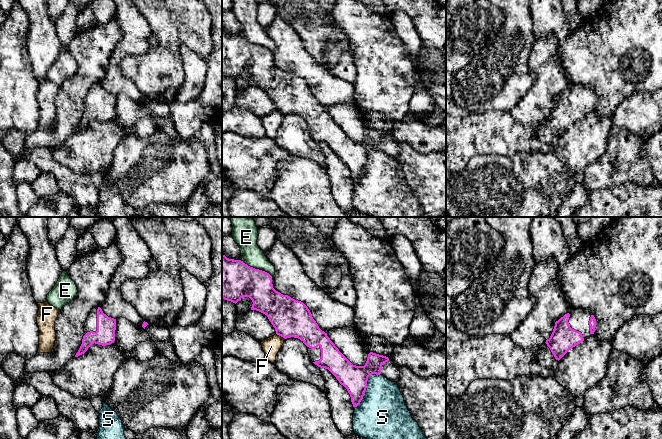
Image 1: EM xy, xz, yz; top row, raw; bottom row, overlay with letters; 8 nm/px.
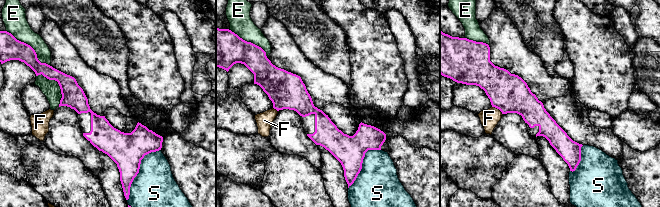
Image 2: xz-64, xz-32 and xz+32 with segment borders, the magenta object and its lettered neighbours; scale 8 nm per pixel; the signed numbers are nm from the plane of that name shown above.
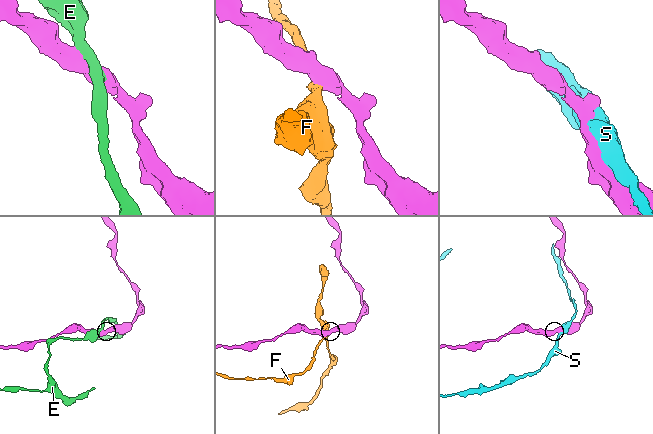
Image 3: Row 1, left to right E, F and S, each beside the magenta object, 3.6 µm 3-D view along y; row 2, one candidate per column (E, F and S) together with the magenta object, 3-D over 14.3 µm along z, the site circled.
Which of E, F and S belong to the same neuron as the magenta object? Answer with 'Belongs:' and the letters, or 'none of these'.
Belongs: none of these

